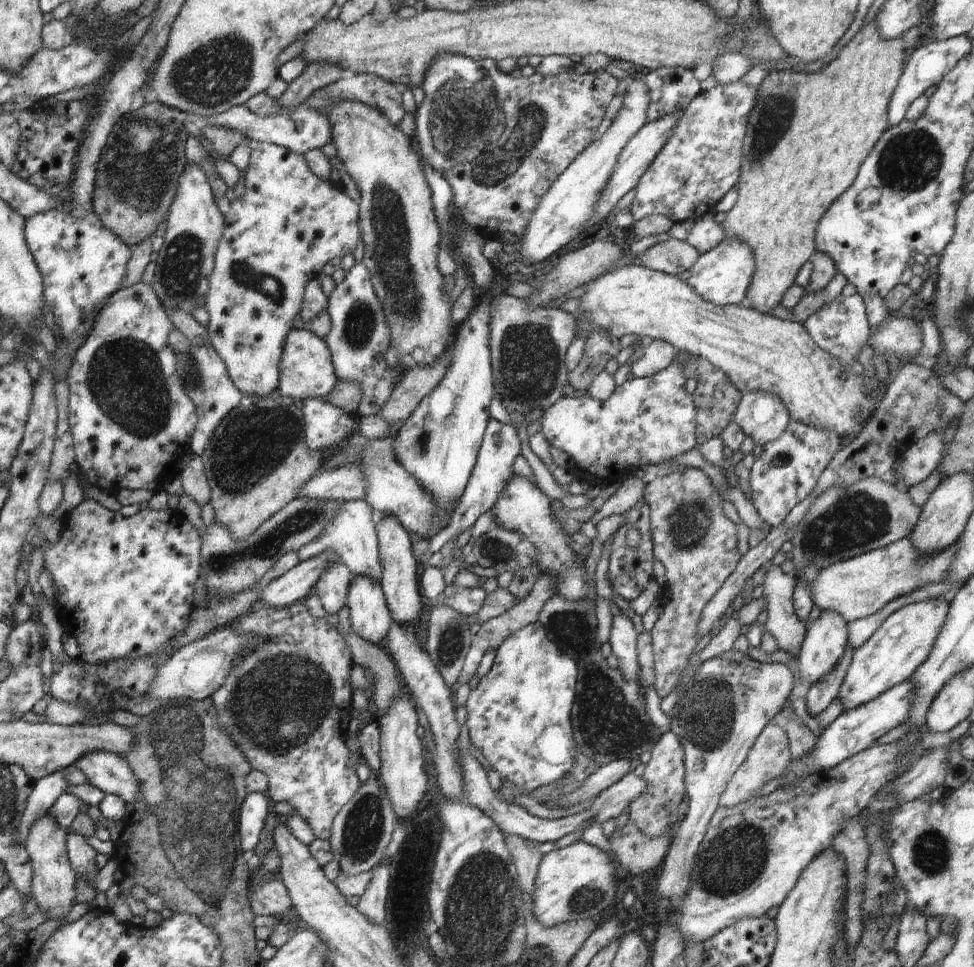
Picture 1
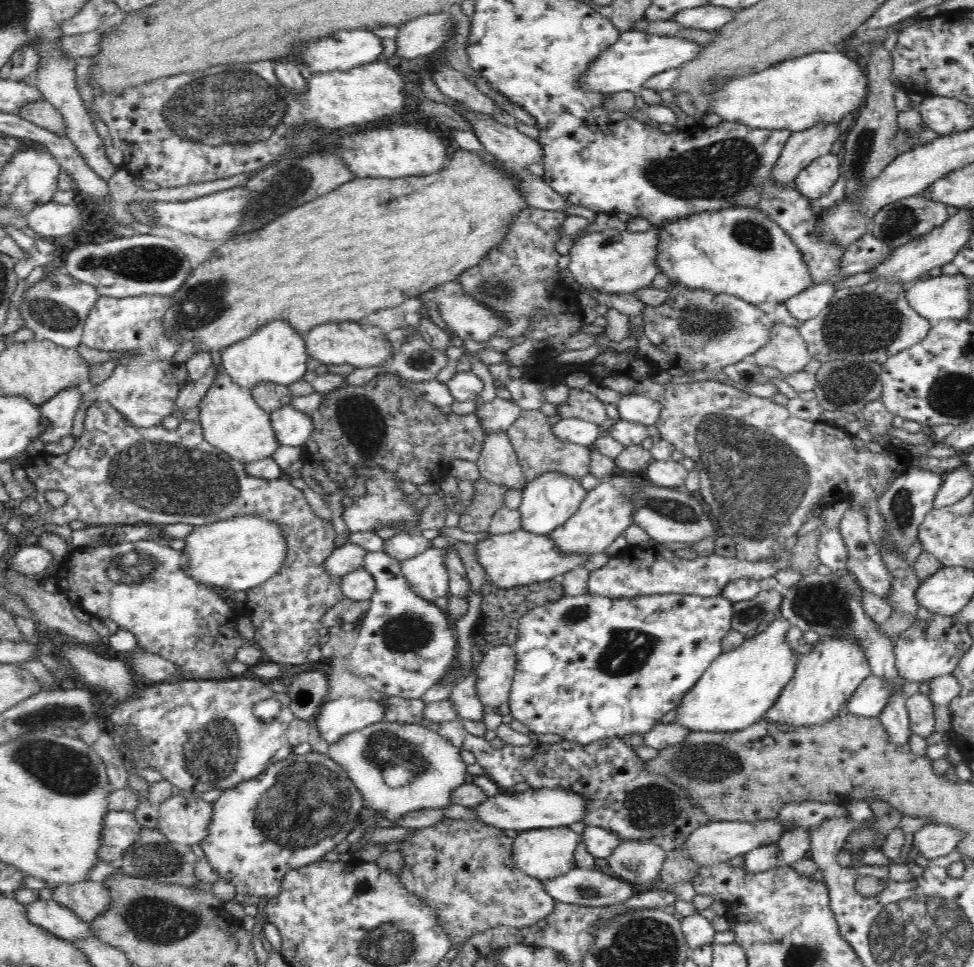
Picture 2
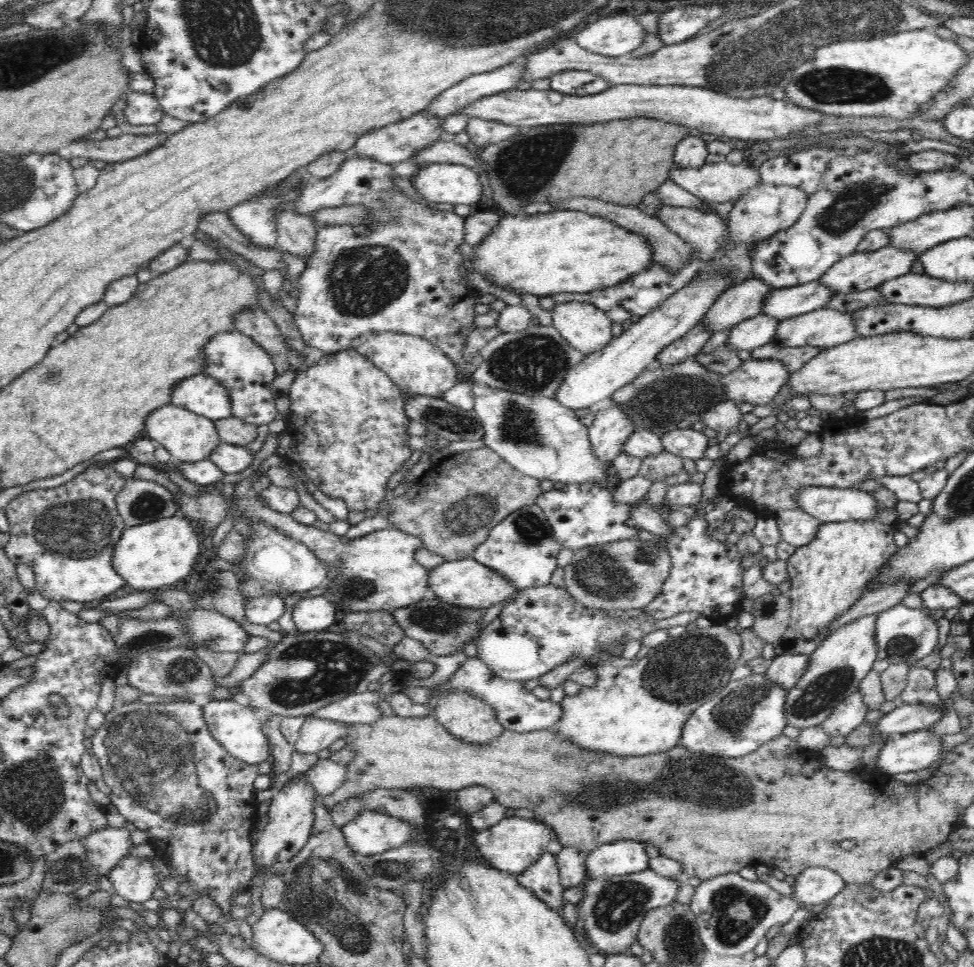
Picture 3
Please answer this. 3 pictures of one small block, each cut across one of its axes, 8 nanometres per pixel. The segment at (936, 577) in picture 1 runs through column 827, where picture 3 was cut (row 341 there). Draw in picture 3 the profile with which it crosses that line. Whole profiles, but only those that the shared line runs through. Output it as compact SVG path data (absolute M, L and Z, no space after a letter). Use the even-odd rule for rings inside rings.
M557 303L551 312L553 326L579 352L587 356L604 349L613 340L612 319L594 303Z

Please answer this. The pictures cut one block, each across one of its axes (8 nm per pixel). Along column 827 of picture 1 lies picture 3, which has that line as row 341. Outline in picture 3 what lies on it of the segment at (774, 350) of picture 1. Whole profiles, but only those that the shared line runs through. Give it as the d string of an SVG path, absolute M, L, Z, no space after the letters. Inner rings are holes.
M396 332L366 334L354 338L349 348L383 370L405 393L442 397L444 392L460 382L459 371L450 357L433 343L418 336Z

